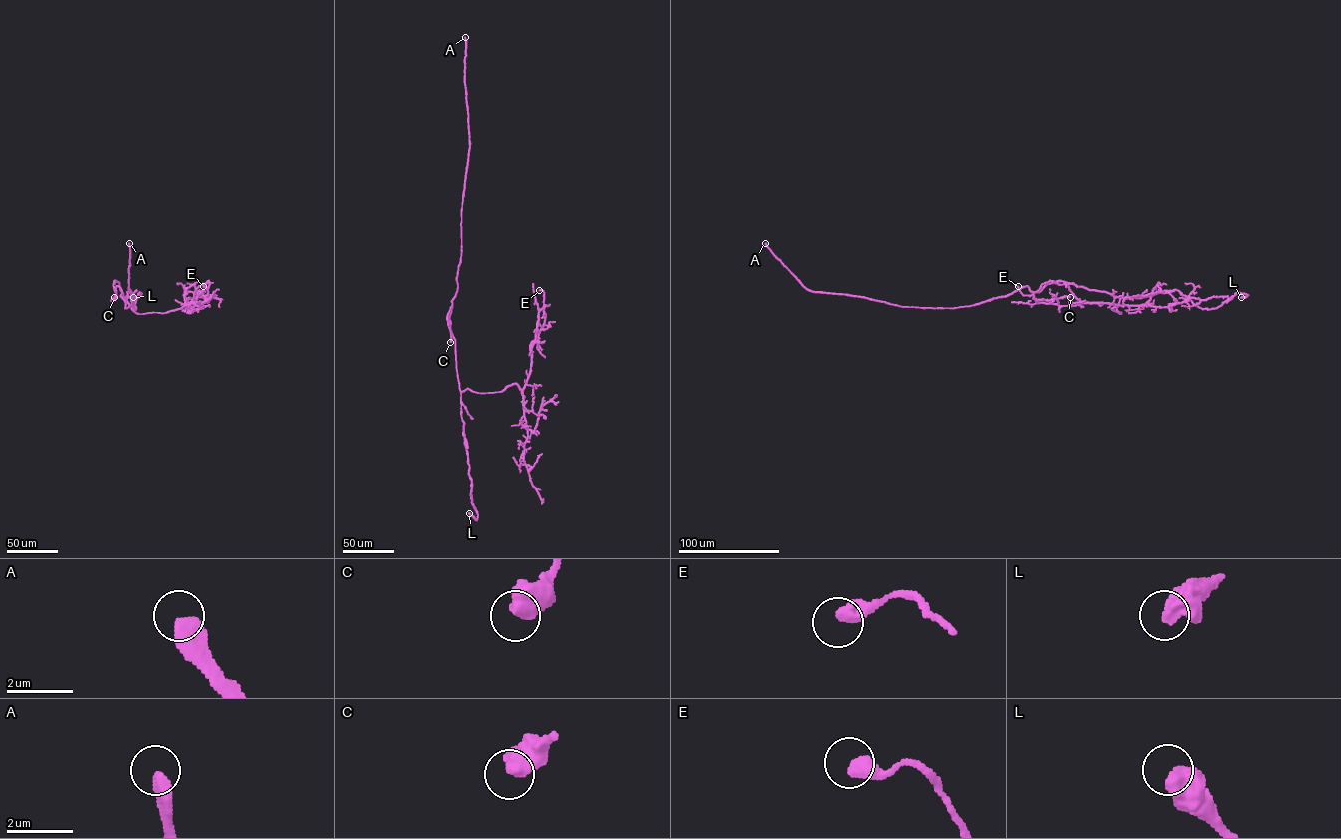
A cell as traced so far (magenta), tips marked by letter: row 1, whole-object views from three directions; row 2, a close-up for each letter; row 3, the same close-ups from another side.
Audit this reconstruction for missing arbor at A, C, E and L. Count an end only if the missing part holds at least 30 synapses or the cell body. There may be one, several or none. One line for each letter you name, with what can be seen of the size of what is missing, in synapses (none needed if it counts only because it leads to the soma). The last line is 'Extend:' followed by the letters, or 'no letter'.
A: 120 syn
Extend: A

